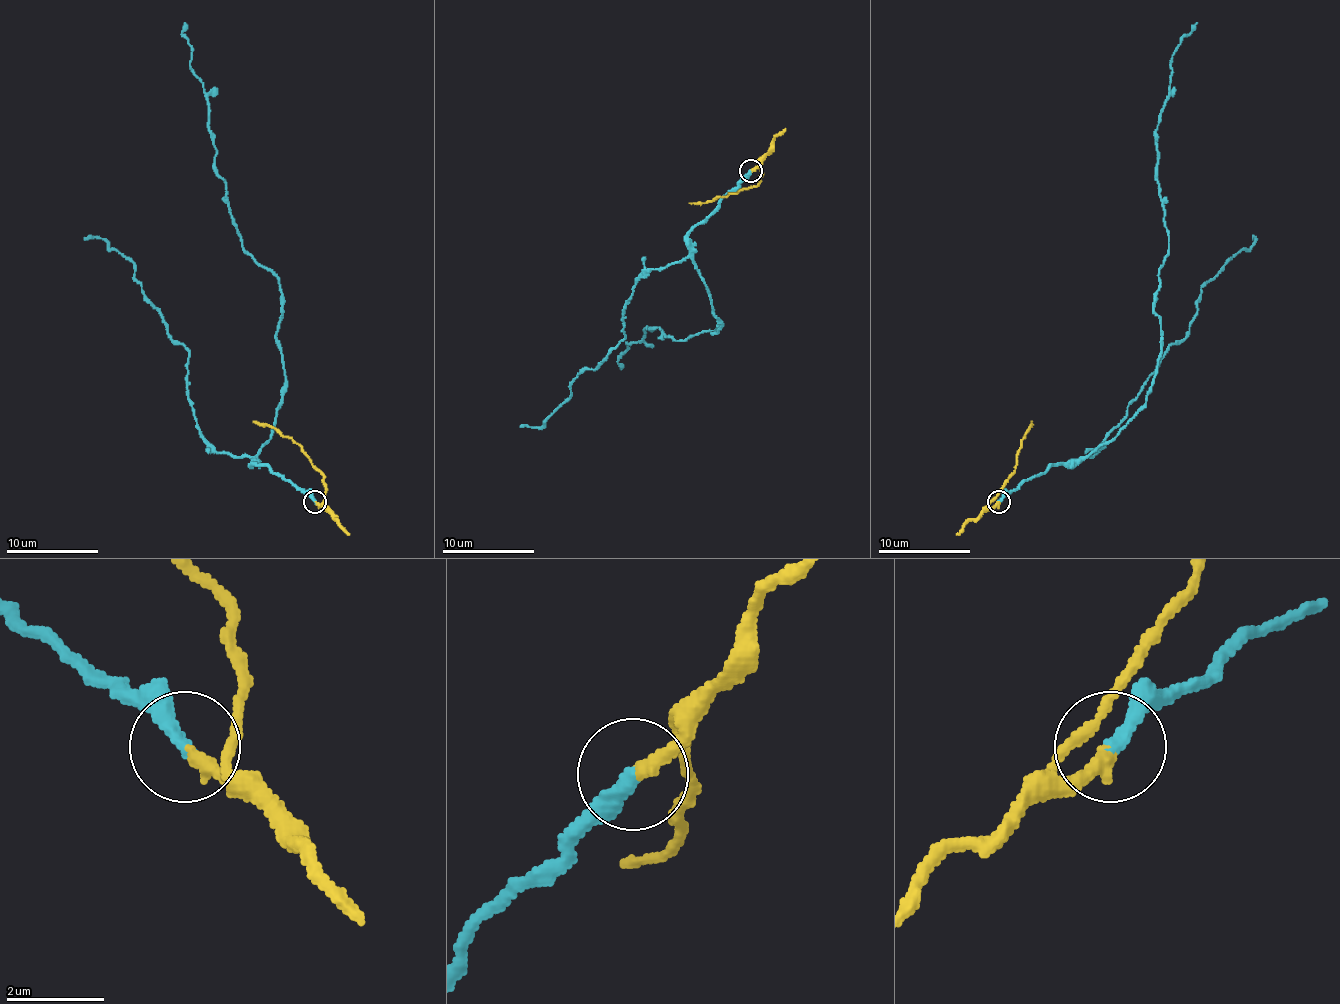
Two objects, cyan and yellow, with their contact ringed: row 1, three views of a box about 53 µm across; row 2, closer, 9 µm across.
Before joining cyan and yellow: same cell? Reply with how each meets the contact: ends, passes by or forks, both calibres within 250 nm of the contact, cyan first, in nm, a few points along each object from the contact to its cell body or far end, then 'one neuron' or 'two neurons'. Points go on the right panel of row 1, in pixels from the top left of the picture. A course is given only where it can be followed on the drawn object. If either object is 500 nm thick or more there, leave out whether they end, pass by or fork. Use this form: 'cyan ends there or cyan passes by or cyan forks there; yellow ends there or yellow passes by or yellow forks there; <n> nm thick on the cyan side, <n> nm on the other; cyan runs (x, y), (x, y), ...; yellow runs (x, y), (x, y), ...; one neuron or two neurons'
cyan ends there; yellow ends there; 320 nm thick on the cyan side, 300 nm on the other; cyan runs (998, 501), (1085, 459), (1145, 402), (1168, 248), (1156, 129), (1170, 58), (1198, 23); yellow runs (998, 501), (993, 501), (1014, 471), (1030, 420); one neuron

